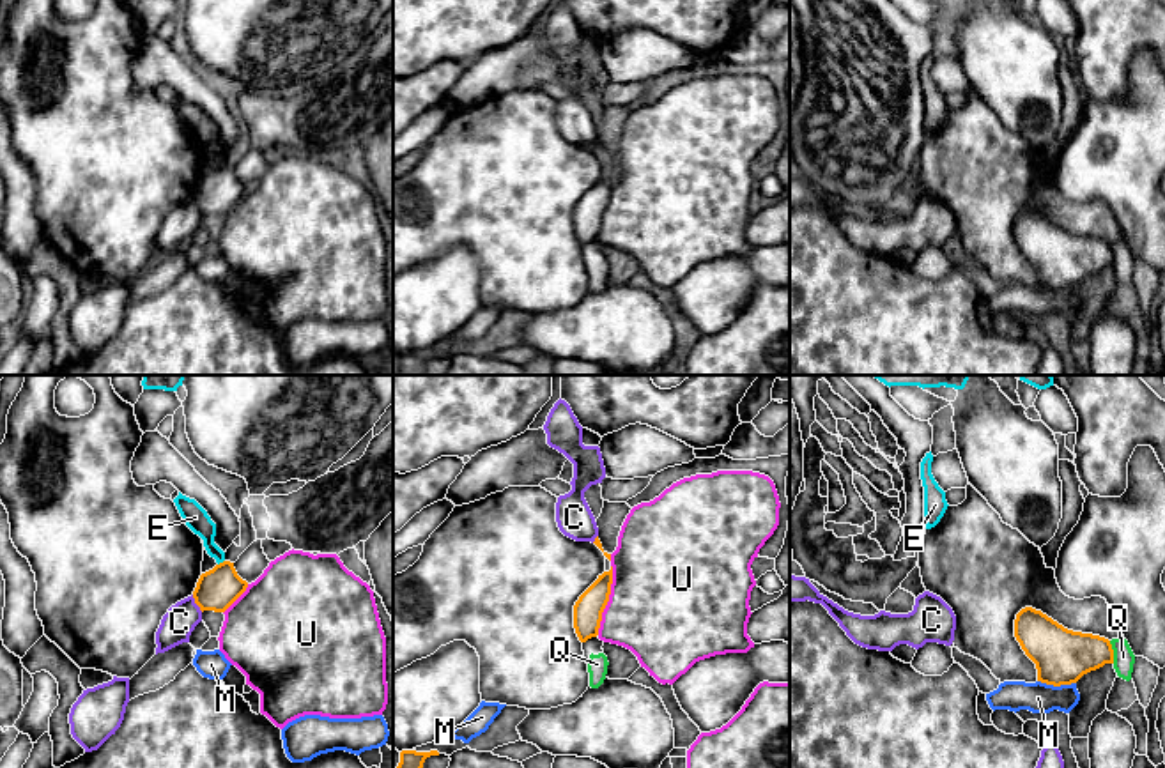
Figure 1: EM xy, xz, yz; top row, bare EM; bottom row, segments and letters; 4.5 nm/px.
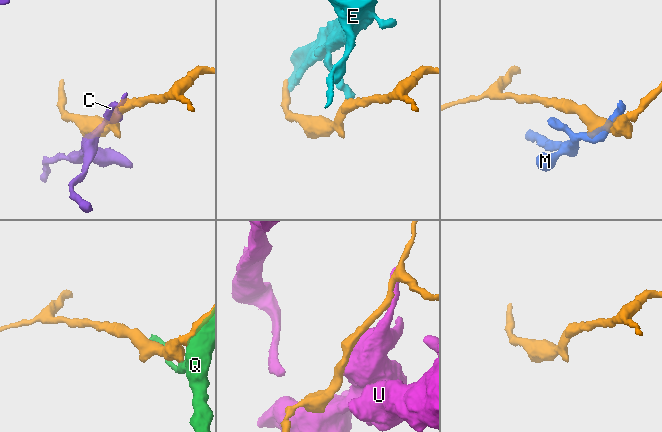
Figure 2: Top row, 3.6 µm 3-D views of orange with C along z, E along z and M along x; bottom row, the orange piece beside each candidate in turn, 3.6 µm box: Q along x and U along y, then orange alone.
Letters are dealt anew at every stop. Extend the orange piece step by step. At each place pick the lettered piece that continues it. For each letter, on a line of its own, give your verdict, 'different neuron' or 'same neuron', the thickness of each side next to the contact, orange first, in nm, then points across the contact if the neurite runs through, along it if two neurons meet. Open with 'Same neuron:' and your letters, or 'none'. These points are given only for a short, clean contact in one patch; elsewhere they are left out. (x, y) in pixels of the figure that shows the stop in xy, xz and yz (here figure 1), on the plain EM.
Same neuron: none
C: different neuron | 190/150 nm | along xy (192, 199), (202, 215)
E: different neuron | 190/110 nm
M: different neuron | 240/140 nm
Q: different neuron | 240/100 nm
U: different neuron | 130/500 nm

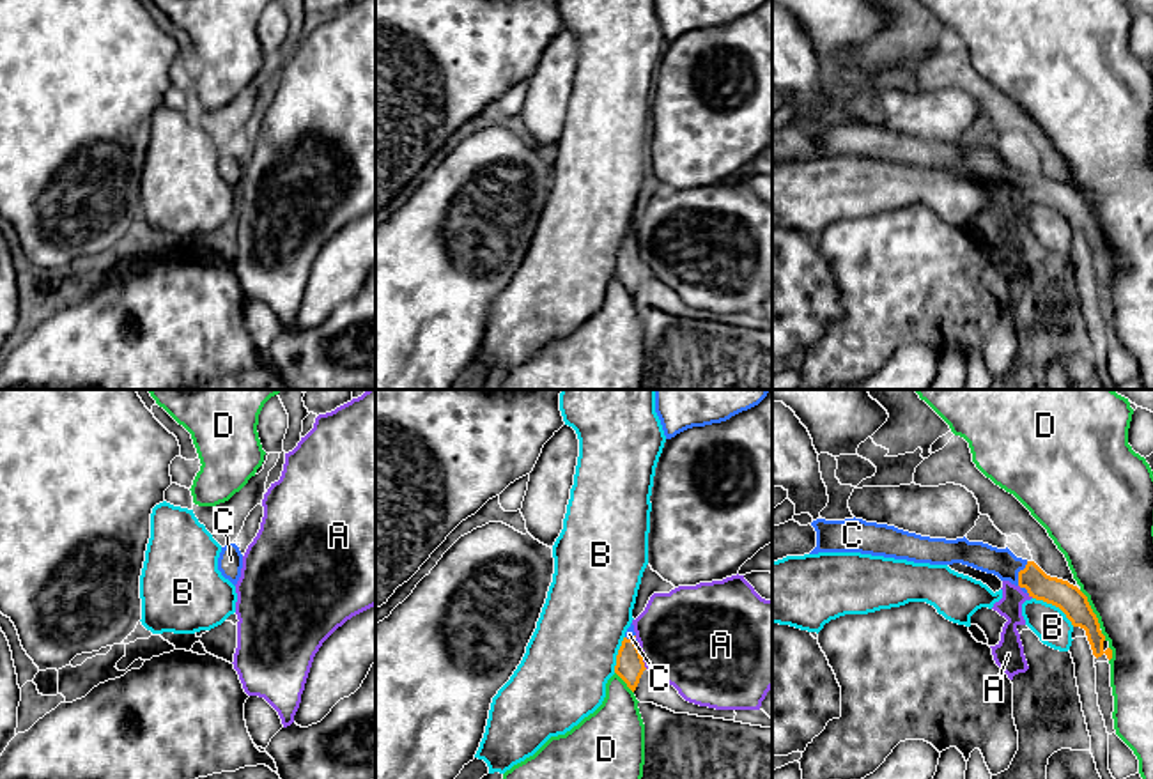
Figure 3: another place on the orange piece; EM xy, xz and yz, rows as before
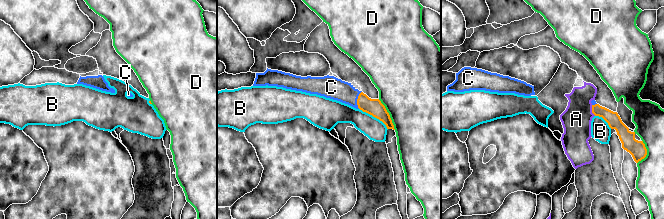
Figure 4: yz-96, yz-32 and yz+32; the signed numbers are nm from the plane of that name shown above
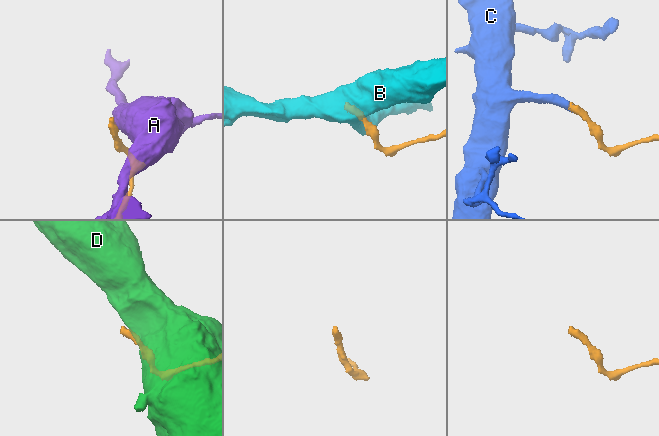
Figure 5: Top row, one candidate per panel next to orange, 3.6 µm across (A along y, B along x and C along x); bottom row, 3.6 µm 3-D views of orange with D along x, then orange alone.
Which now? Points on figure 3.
Same neuron: C
A: different neuron | 130/460 nm
B: different neuron | 120/160 nm
C: same neuron | 120/130 nm | across yz (1061, 197), (1031, 183), (1019, 183), (1001, 165), (982, 160)
D: different neuron | 120/380 nm

